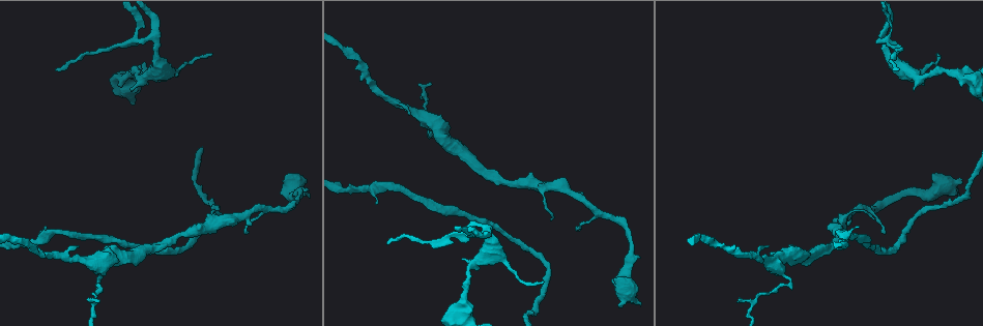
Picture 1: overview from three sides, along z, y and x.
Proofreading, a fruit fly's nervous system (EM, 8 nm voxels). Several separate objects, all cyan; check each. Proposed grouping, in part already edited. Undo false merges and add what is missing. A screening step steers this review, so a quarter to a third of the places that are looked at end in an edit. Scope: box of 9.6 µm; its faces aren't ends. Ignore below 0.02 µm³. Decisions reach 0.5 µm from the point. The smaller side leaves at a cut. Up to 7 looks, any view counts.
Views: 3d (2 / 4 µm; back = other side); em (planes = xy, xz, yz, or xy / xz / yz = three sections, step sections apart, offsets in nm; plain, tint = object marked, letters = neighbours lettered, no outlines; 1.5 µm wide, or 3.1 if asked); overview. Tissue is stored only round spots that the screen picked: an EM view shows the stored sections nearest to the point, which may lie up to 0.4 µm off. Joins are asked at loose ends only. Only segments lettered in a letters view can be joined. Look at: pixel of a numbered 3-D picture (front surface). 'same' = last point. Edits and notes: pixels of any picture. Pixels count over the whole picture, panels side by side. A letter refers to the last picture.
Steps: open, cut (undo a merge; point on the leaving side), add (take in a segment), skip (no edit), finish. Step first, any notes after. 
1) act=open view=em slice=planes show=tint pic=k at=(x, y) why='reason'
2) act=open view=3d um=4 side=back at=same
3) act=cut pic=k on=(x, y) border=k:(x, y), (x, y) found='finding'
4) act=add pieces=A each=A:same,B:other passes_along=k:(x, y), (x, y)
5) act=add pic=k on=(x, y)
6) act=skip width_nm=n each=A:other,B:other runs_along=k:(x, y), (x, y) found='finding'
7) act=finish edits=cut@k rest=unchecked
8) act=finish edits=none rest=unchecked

act=open view=em slice=planes show=letters pic=1 at=(467, 315) why='four-way junction'

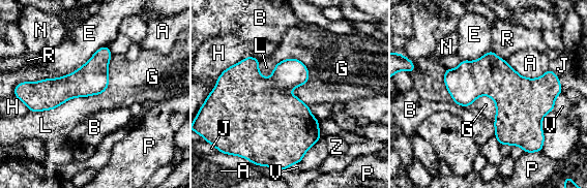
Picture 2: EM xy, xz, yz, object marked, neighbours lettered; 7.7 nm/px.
act=skip each=A:other,B:other,E:other,G:other,H:other,J:other,L:other,N:other,P:other,R:other,V:other,Z:other runs_along=2:(106, 49), (75, 85), (31, 100) found='all the same neuron'

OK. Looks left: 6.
act=open view=3d um=4 pic=1 at=(938, 55) why='free end'

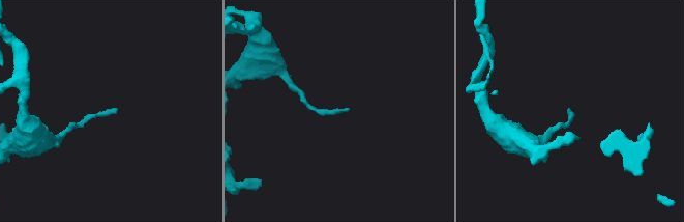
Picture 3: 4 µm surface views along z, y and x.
act=open view=em slice=xz step=8 show=tint pic=3 at=(117, 109) why='shape alone is not enough'

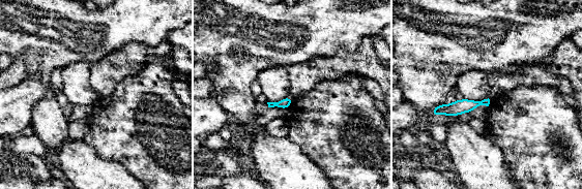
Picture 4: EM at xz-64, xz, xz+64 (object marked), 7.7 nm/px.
act=open view=em slice=planes show=letters at=same

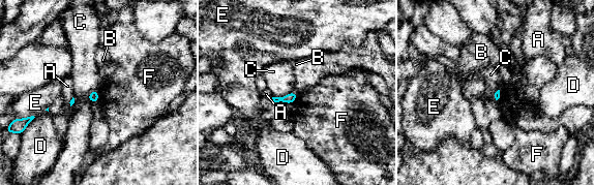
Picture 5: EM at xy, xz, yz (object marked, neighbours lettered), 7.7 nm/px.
act=skip each=A:other,B:other,C:other,D:other,E:other,F:other found='no lettered segment goes on from it'

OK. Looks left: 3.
act=open view=em slice=xz step=8 show=letters pic=1 at=(102, 263) why='thick turns thin'

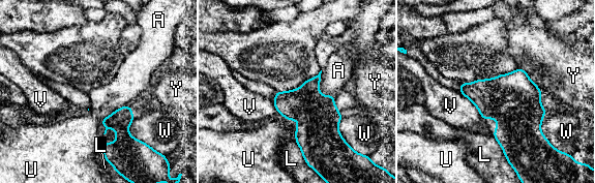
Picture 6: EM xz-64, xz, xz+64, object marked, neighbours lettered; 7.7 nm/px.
act=skip each=A:other,L:other,U:other,V:other,W:other,Y:other border=6:(457, 91), (473, 103), (485, 120) found='one neuron here'

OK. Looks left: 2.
act=finish edits=none rest=unchecked

